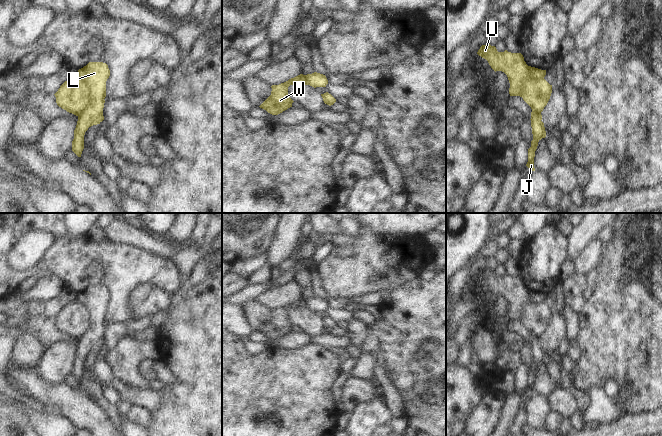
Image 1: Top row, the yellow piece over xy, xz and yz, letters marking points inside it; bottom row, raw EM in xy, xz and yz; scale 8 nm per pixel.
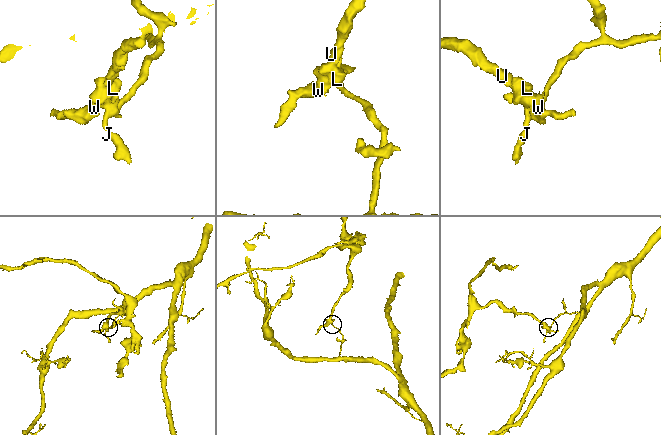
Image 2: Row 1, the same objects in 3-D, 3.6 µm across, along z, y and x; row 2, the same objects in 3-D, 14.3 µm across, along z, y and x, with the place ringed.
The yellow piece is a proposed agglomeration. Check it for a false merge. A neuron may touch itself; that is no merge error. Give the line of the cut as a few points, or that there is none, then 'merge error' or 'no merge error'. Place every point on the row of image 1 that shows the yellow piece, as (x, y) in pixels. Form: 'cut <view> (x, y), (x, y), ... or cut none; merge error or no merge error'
cut xy (75, 76), (86, 85), (89, 92), (89, 104), (79, 115); merge error

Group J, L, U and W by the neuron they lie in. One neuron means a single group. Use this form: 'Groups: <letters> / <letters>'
Groups: J L / U W

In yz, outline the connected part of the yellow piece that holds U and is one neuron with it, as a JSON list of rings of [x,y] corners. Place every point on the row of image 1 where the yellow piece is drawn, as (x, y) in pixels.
[[[488,44],[482,45],[477,54],[486,59],[495,72],[502,71],[507,75],[510,96],[522,97],[533,111],[543,111],[550,99],[552,85],[544,78],[536,81],[530,79],[529,66],[521,53],[498,52],[495,46]]]

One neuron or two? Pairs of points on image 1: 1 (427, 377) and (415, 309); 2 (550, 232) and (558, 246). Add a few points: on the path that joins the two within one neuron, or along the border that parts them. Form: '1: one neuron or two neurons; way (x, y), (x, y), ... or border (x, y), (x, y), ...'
1: one neuron; way (427, 360), (427, 329), (424, 326)
2: one neuron; way (550, 235), (550, 238), (555, 243)

